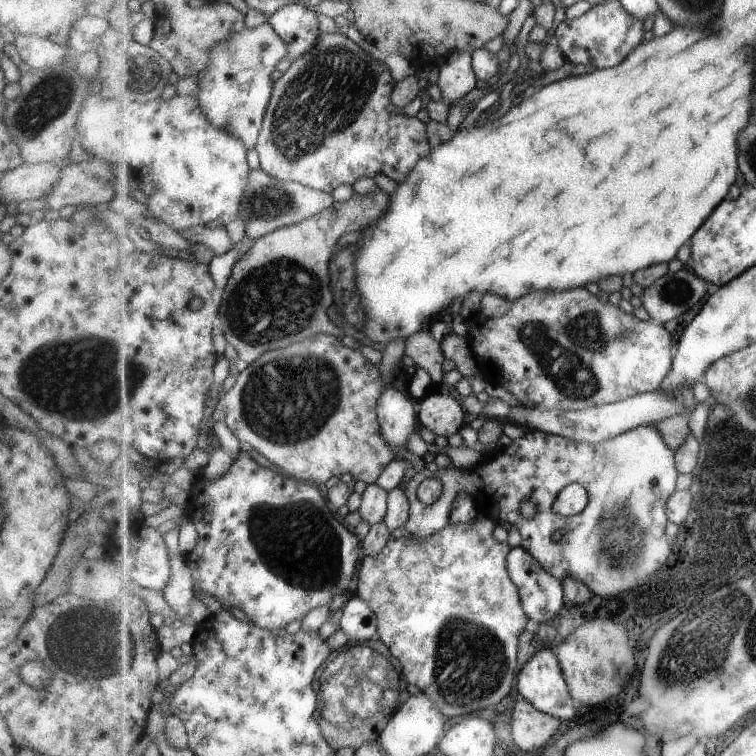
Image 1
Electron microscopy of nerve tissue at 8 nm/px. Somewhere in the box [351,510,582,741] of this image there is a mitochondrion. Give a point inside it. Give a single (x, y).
(470, 661)

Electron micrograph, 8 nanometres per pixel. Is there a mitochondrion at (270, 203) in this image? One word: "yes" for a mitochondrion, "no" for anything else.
yes

